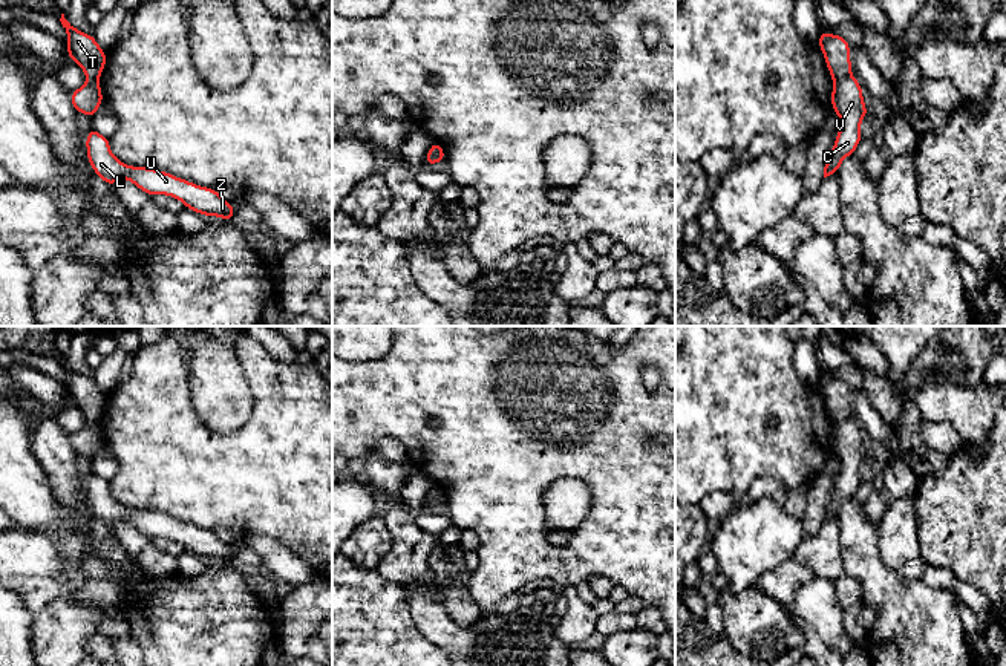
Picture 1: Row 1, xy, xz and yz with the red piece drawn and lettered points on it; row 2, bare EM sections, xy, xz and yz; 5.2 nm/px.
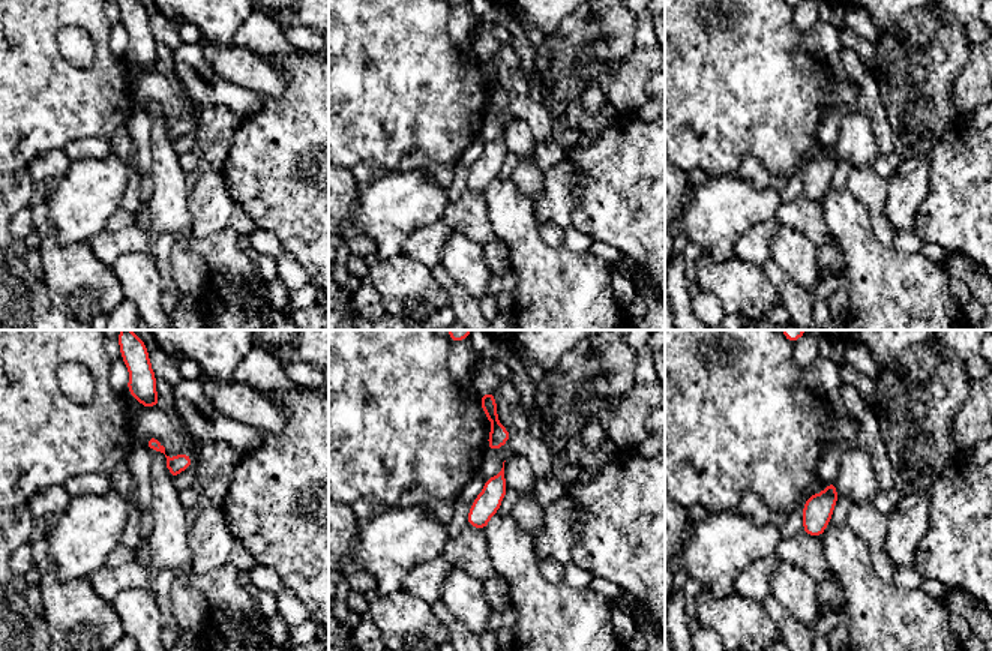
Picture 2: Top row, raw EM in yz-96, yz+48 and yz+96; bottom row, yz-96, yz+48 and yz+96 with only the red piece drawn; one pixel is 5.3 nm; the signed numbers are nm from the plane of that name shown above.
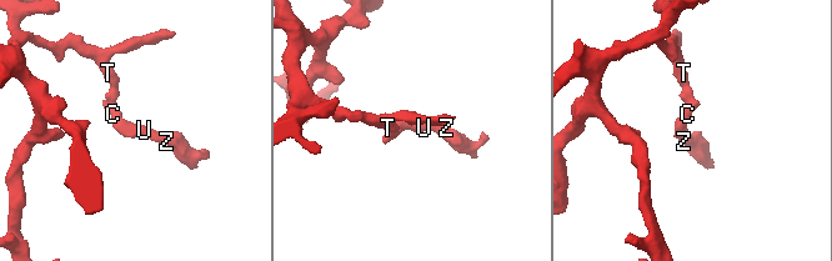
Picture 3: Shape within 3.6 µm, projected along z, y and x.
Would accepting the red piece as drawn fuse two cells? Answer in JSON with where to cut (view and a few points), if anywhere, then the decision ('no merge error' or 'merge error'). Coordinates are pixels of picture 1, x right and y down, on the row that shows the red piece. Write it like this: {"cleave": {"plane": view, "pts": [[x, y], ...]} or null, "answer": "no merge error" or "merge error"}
{"cleave": {"plane": "yz", "pts": [[850, 72], [833, 81]]}, "answer": "merge error"}

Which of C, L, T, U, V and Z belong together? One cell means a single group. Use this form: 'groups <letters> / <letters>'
groups C L U V Z / T

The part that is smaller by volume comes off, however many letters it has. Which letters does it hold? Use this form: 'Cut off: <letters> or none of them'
Cut off: C, L, U, V, Z

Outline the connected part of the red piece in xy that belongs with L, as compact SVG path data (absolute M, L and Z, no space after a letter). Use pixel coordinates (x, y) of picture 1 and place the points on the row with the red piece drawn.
M93 127L87 133L86 150L89 165L110 187L115 185L116 179L122 178L150 196L171 196L179 199L185 208L202 216L234 220L233 205L217 190L196 185L164 170L133 167L121 162L113 156L109 138L98 133Z

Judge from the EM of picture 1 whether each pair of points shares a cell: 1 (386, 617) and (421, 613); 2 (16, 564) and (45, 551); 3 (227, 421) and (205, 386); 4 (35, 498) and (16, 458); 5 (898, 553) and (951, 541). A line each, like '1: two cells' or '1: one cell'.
1: two cells
2: one cell
3: one cell
4: one cell
5: two cells

